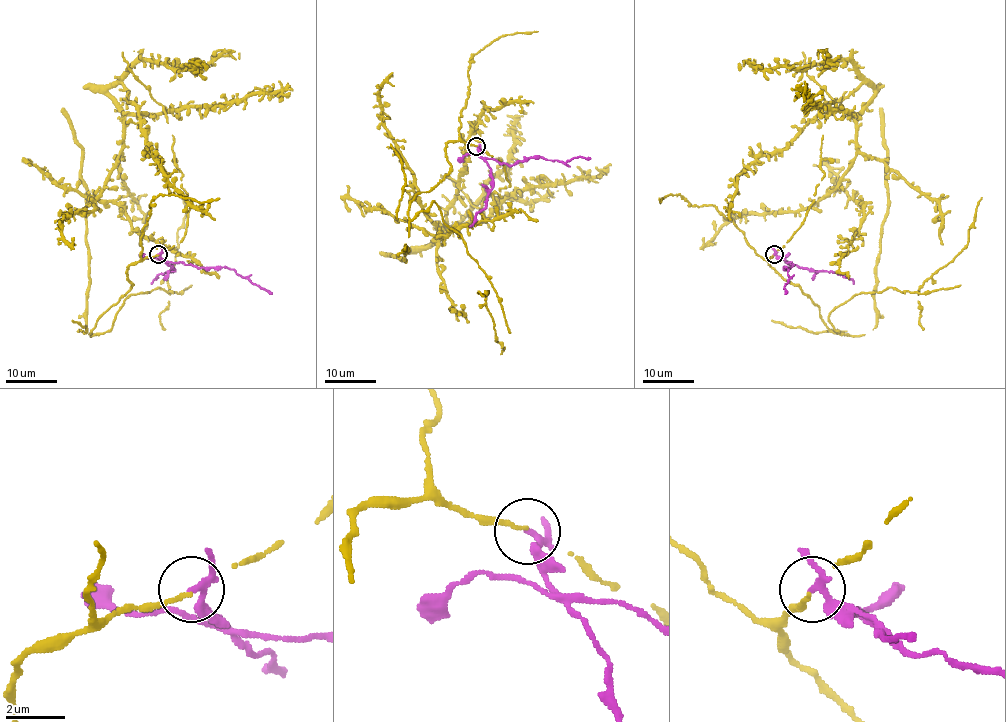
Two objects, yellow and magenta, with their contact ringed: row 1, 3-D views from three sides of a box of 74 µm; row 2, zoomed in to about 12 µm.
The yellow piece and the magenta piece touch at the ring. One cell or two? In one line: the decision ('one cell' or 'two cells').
two cells

